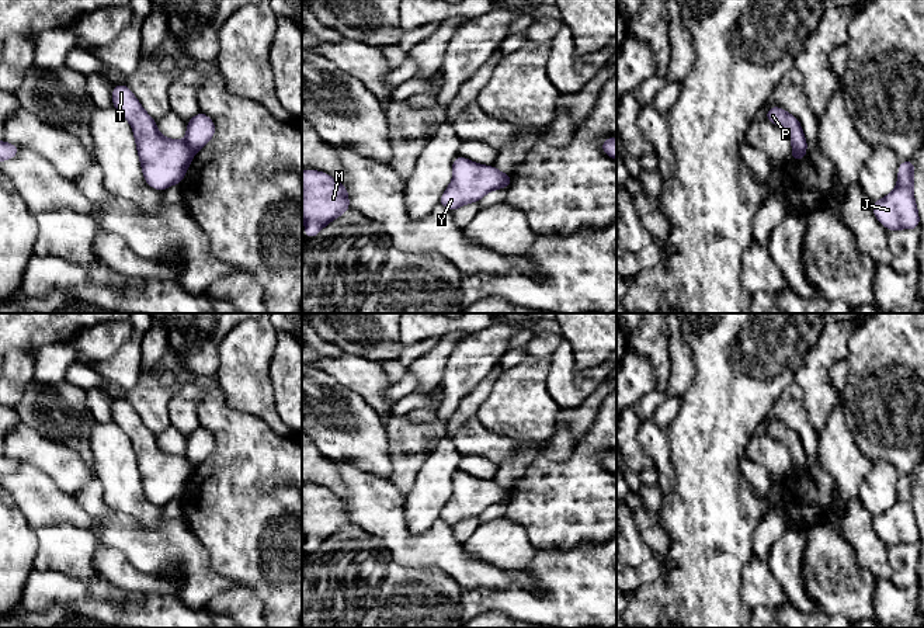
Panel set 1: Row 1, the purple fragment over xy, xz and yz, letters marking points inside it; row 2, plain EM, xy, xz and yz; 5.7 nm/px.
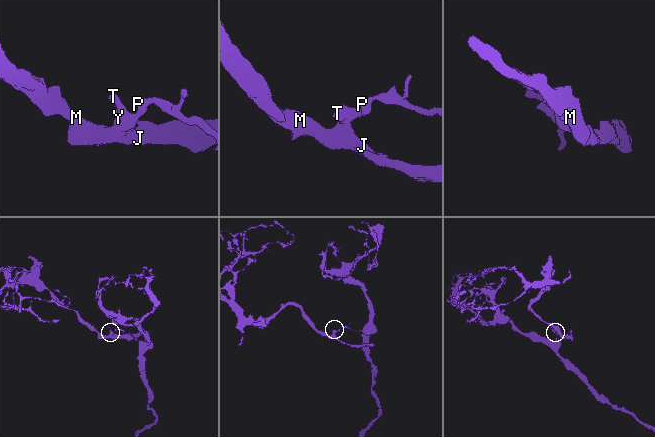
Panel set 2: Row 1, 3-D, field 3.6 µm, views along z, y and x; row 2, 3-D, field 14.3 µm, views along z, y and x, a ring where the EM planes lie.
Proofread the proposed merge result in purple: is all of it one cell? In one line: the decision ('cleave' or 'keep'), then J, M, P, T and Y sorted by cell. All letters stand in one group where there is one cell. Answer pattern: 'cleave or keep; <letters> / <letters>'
cleave; J M T Y / P

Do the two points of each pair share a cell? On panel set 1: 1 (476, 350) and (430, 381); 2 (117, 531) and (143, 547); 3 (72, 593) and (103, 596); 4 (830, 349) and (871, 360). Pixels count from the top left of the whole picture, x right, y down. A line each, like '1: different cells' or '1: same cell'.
1: different cells
2: same cell
3: same cell
4: different cells

